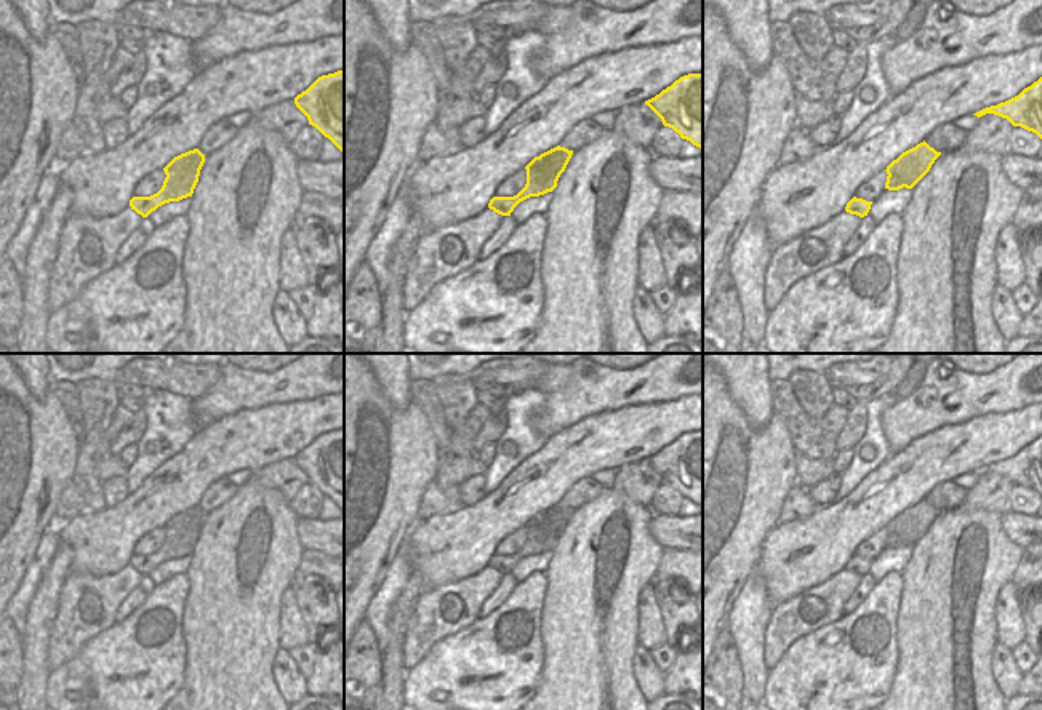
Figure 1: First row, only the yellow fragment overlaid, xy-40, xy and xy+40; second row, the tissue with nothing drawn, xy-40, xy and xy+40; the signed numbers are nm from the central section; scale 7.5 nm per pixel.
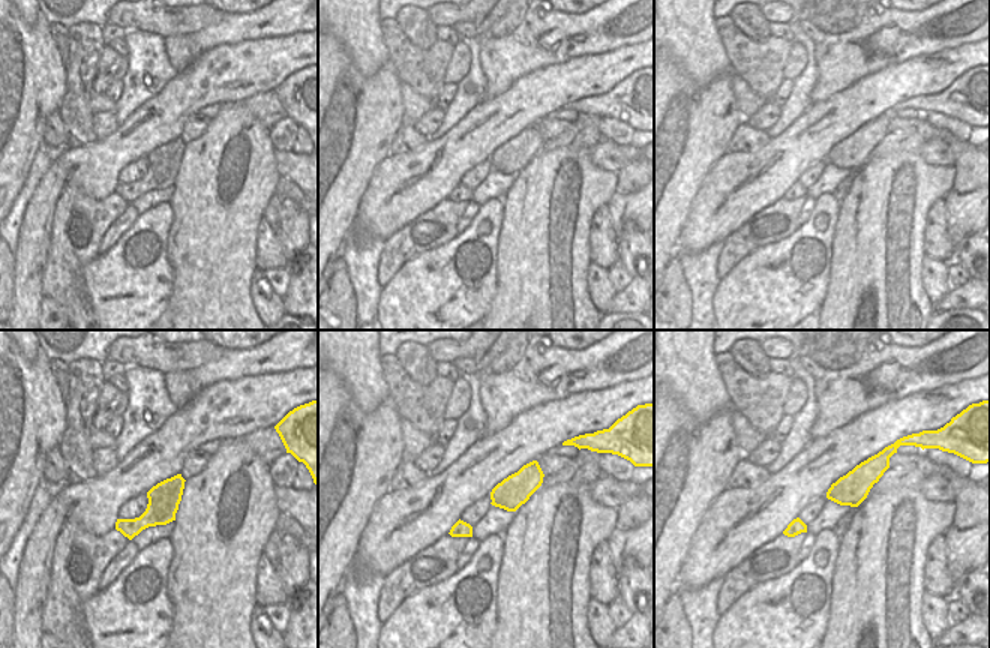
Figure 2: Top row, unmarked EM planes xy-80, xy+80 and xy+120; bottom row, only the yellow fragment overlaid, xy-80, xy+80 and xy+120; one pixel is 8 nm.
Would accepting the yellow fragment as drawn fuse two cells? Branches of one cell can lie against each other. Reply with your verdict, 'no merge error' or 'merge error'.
merge error

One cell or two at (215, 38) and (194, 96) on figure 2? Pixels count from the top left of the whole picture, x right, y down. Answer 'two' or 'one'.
two

